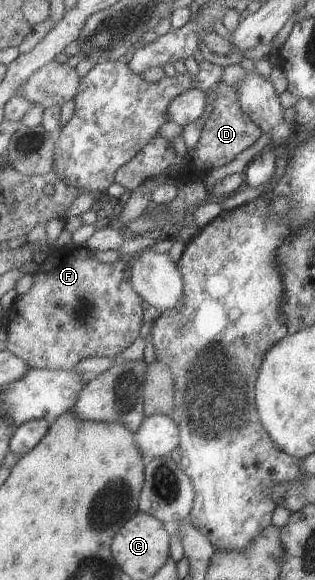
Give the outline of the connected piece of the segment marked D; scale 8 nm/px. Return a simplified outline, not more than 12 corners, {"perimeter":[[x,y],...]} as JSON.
{"perimeter":[[219,82],[197,143],[182,156],[150,138],[114,170],[129,192],[168,176],[201,182],[262,132]]}

